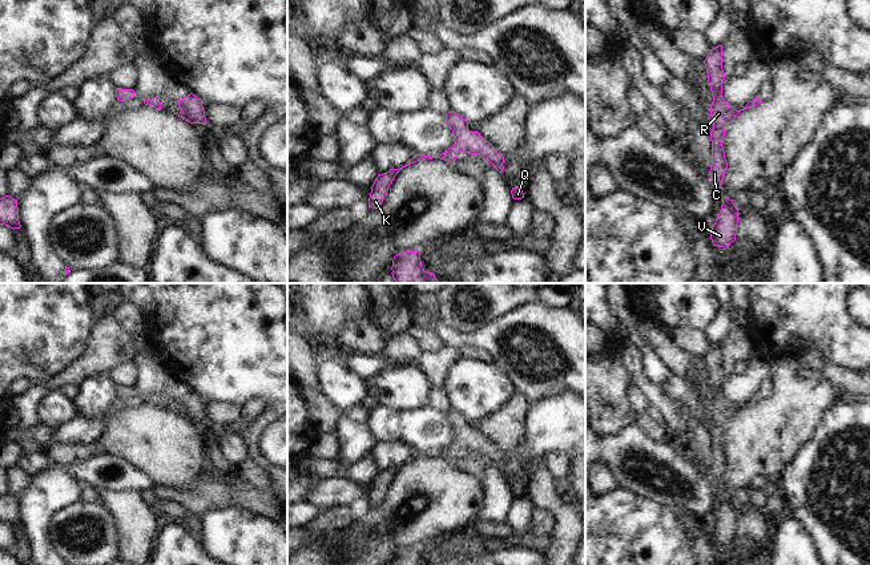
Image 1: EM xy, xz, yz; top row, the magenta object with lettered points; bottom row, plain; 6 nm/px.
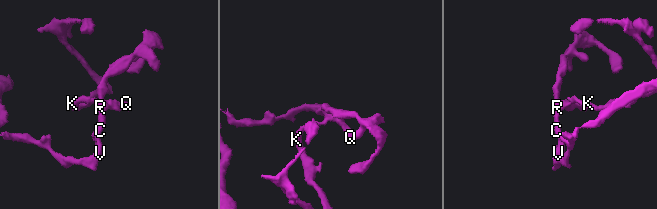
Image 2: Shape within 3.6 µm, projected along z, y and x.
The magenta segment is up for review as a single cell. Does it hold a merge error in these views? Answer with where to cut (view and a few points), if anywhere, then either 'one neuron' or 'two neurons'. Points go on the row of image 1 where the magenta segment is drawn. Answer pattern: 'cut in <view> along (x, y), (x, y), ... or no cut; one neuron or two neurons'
no cut; one neuron

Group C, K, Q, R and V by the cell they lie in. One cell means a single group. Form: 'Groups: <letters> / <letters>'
Groups: C K Q R V.

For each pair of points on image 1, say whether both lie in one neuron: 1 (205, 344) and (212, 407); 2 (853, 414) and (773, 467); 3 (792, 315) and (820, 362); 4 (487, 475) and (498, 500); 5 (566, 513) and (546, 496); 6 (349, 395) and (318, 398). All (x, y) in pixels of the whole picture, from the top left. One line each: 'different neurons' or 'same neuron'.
1: different neurons
2: different neurons
3: different neurons
4: same neuron
5: same neuron
6: different neurons

